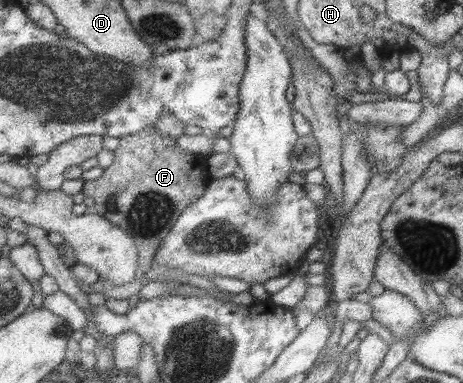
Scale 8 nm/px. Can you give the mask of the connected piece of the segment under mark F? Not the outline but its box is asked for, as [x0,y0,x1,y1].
[81,125,210,280]

